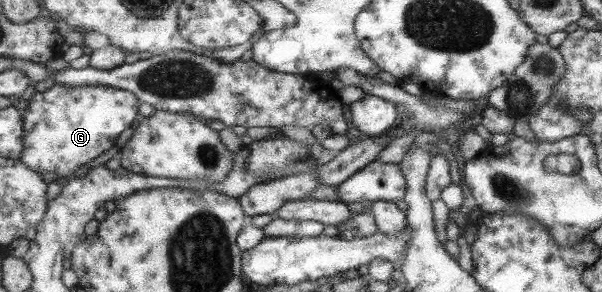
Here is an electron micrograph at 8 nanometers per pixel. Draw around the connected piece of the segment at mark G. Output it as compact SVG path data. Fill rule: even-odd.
M55 83L45 92L36 92L23 113L27 133L21 160L34 171L57 173L67 180L76 167L90 163L115 147L118 137L140 118L141 101L131 91L102 85L71 87Z

